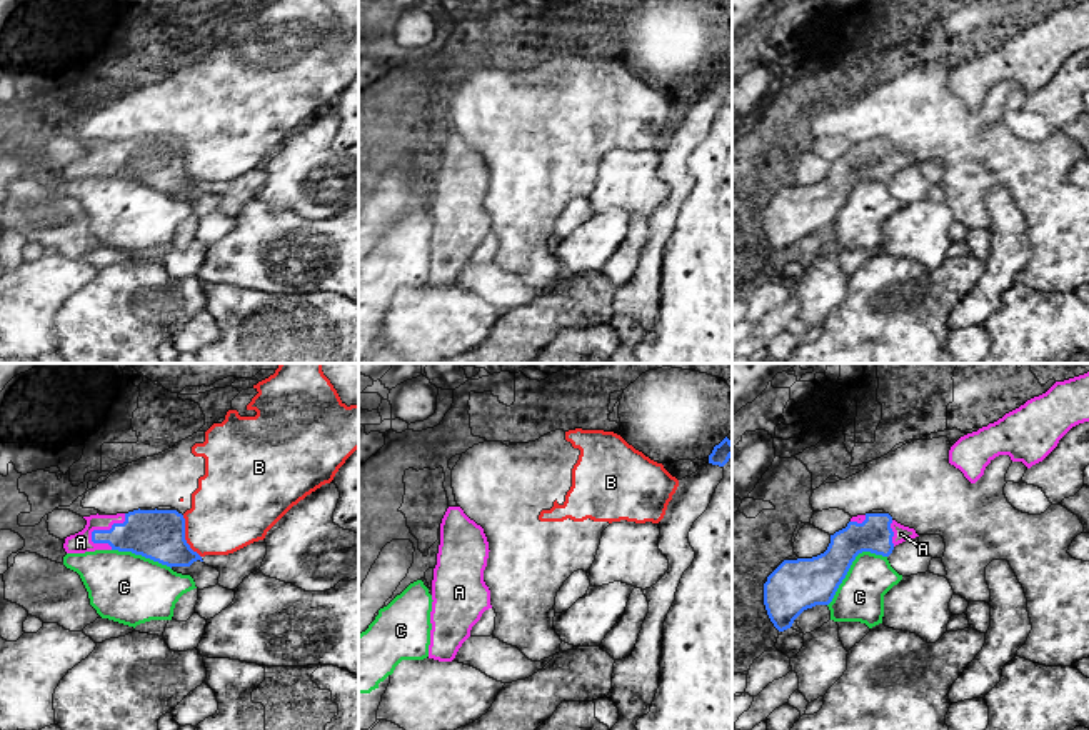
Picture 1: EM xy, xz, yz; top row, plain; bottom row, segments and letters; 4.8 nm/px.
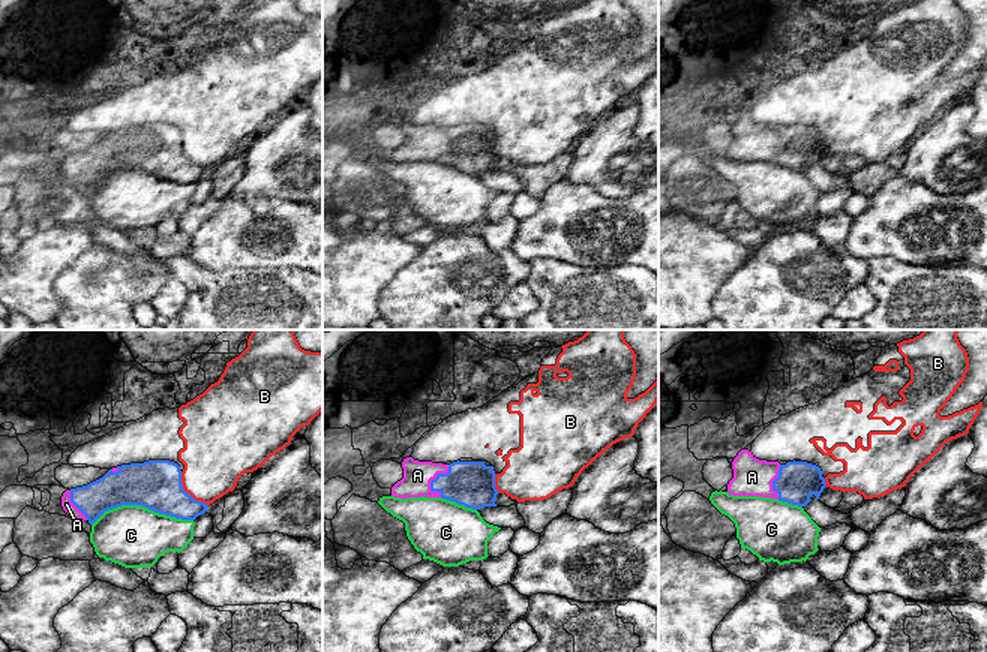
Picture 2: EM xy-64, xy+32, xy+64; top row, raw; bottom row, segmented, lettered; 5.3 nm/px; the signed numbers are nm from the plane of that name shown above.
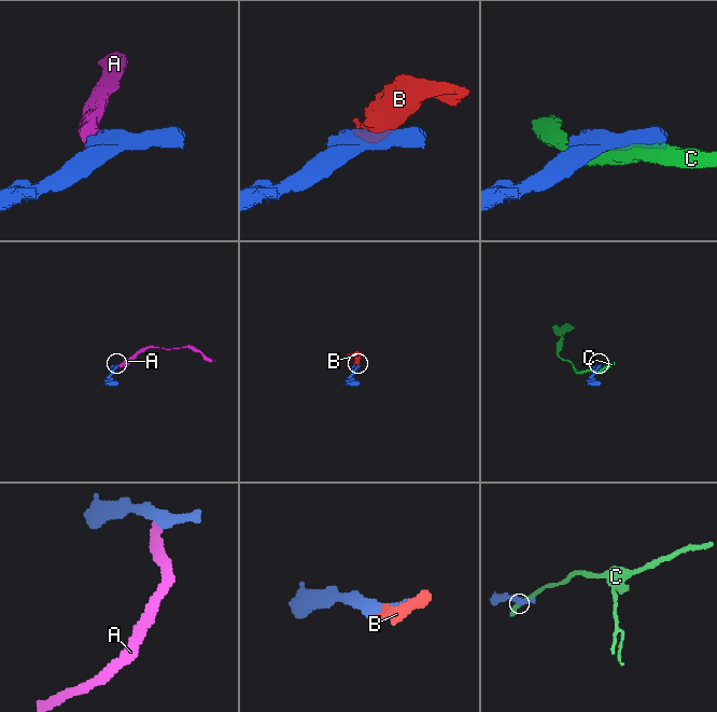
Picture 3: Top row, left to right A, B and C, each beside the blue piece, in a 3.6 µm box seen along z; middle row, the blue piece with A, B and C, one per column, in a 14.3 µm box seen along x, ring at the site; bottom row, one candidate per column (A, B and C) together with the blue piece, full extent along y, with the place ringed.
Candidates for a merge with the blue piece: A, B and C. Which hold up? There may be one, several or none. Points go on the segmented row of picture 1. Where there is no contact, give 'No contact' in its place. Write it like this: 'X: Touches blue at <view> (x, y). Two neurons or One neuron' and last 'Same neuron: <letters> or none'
A: Touches blue at xy (107, 530). One neuron
B: Touches blue at xy (184, 537). Two neurons
C: Touches blue at yz (849, 567). Two neurons
Same neuron: A

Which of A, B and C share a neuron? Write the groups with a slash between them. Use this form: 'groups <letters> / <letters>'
groups A / B / C

